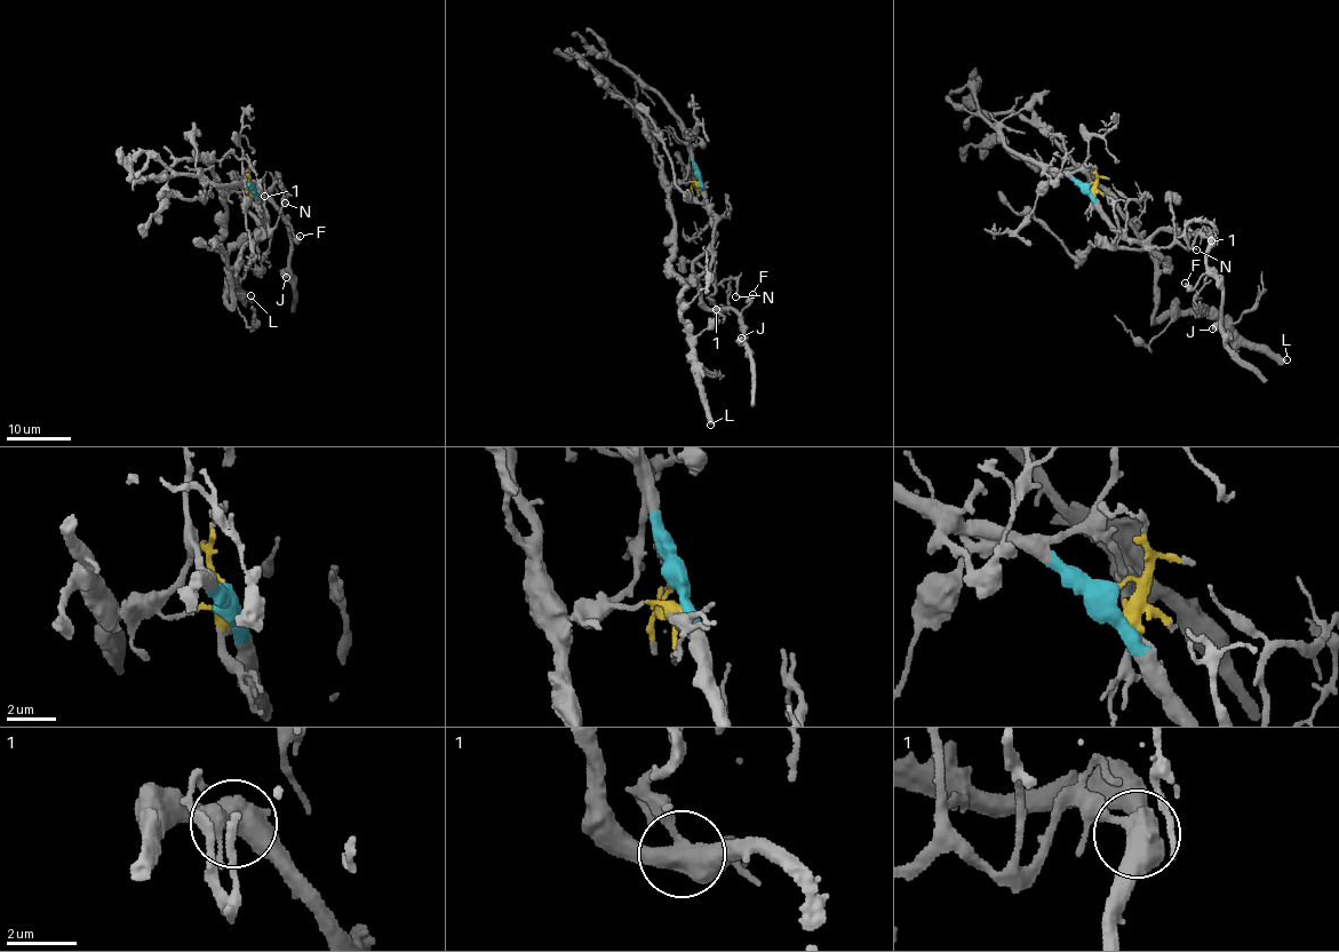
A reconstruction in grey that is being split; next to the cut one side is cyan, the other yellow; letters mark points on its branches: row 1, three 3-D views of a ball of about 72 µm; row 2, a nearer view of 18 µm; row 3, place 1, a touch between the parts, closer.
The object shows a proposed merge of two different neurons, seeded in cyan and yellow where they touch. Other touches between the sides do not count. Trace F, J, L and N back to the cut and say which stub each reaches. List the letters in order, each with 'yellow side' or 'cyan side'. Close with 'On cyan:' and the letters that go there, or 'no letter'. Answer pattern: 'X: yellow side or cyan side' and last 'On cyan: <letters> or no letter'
F: cyan side
J: cyan side
L: yellow side
N: yellow side
On cyan: F, J

